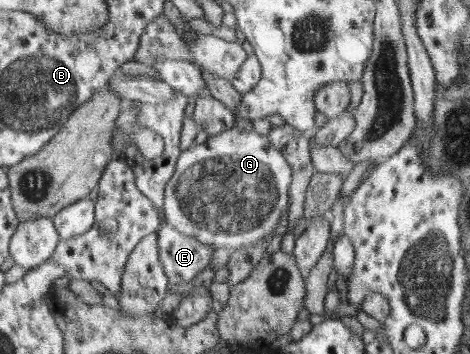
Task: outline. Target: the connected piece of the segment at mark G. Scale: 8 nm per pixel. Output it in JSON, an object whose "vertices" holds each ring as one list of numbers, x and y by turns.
{"vertices":[[232,127,219,135,212,135,202,143,194,143,188,150,182,151,180,159,178,159,178,166,172,178,165,189,165,204,163,212,165,220,168,221,173,227,176,227,179,232,185,233,188,236,195,237,203,244,214,244,217,248,225,247,230,253,237,252,238,250,250,250,254,244,260,244,262,240,269,236,274,236,278,227,278,221,281,220,281,215,288,212,290,209,290,187,293,180,293,171,290,162,274,147,268,140,268,135,260,135,254,130,240,130,240,128]]}

